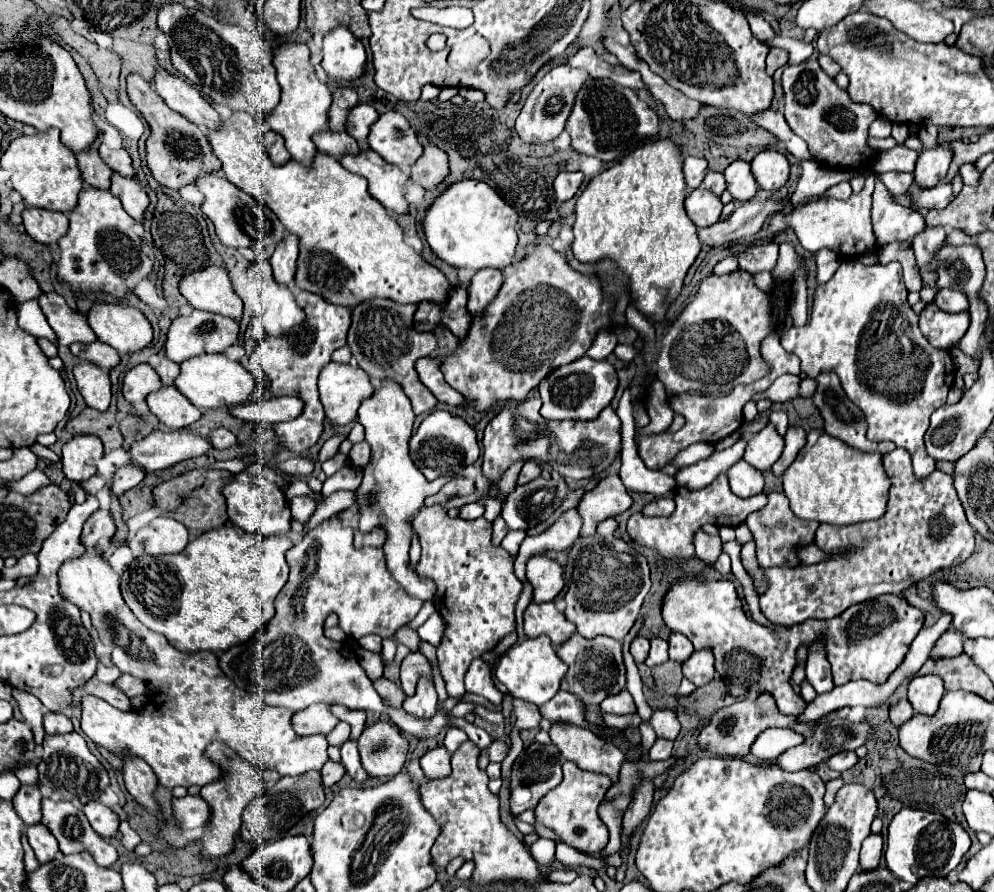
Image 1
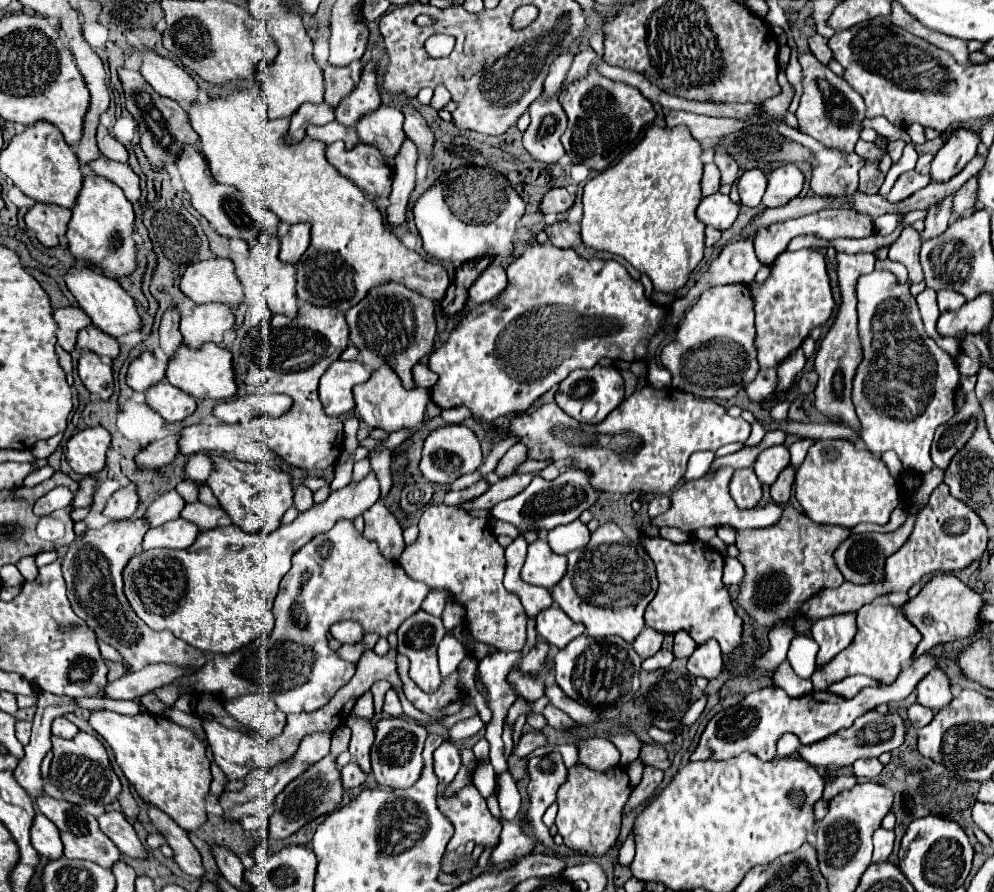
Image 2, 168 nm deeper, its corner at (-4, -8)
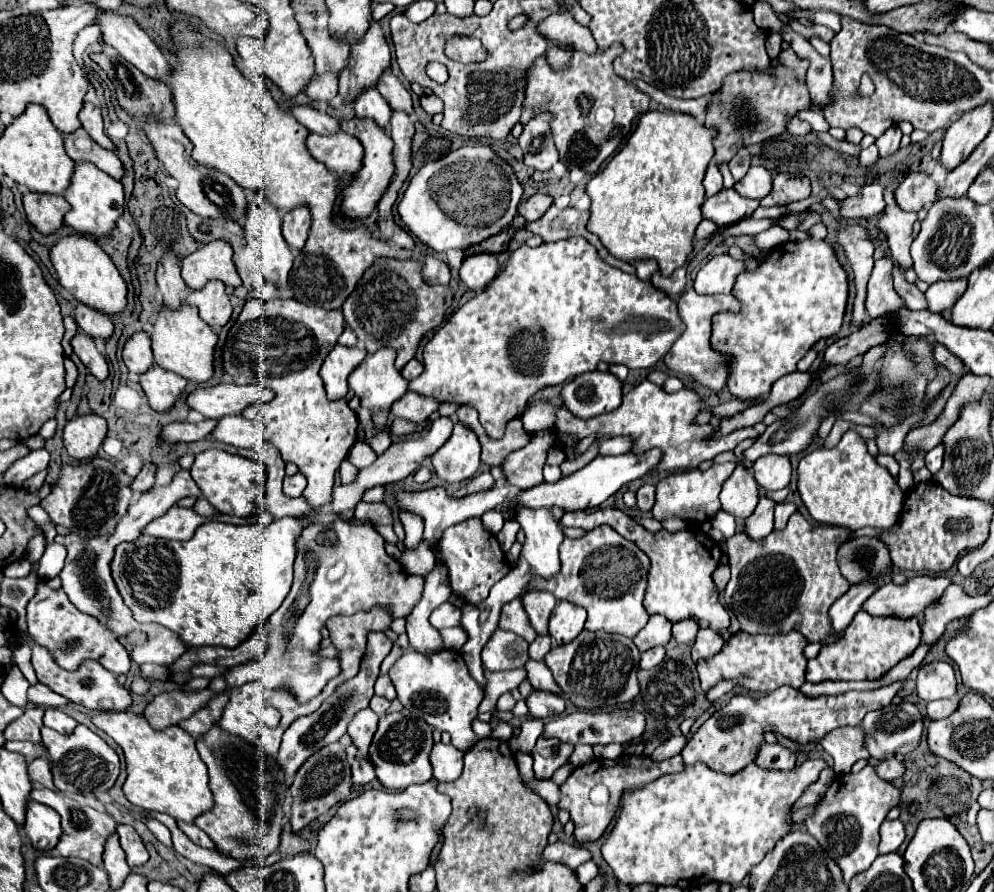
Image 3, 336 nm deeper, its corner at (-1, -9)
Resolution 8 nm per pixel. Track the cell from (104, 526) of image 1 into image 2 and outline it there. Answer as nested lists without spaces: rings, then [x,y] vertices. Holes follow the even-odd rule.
[[[130,482],[128,486],[112,494],[102,514],[106,514],[112,520],[126,520],[136,512],[136,508],[138,508],[138,492],[136,492],[136,484]]]

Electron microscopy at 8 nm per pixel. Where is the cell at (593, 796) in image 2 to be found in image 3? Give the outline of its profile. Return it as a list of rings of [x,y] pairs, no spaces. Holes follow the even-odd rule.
[[[675,755],[671,759],[665,761],[651,761],[647,757],[627,757],[621,763],[617,761],[603,761],[603,759],[593,759],[587,765],[577,767],[569,779],[561,785],[561,799],[557,803],[559,809],[569,811],[571,821],[575,823],[575,841],[577,845],[585,845],[585,843],[593,843],[597,841],[605,829],[609,827],[609,823],[613,821],[617,809],[619,809],[619,801],[623,797],[623,793],[627,789],[639,789],[645,787],[647,783],[659,779],[661,775],[667,773],[679,773],[683,771],[683,759],[681,755]]]

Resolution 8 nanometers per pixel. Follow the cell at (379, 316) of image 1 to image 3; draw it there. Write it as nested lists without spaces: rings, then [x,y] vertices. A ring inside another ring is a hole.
[[[377,259],[357,283],[357,289],[343,303],[343,315],[347,325],[357,335],[367,353],[375,353],[381,347],[397,351],[395,365],[401,371],[419,349],[423,335],[435,329],[447,311],[447,287],[431,287],[421,277],[421,265],[417,261]]]

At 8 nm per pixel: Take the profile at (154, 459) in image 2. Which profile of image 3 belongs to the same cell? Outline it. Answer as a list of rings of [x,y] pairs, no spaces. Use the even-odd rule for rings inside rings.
[[[205,419],[201,423],[171,423],[171,425],[165,425],[161,429],[161,441],[163,443],[191,443],[191,441],[199,441],[199,439],[205,439],[213,427],[217,425],[217,421],[213,419]]]

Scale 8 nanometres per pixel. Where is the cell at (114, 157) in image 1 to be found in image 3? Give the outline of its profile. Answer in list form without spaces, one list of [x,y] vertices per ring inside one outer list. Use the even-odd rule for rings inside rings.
[[[85,103],[85,107],[81,109],[79,113],[79,119],[81,119],[81,125],[83,129],[93,137],[93,141],[97,141],[97,145],[101,145],[103,149],[109,149],[109,151],[115,151],[115,143],[103,133],[103,119],[101,119],[101,109],[91,105],[91,103]]]

